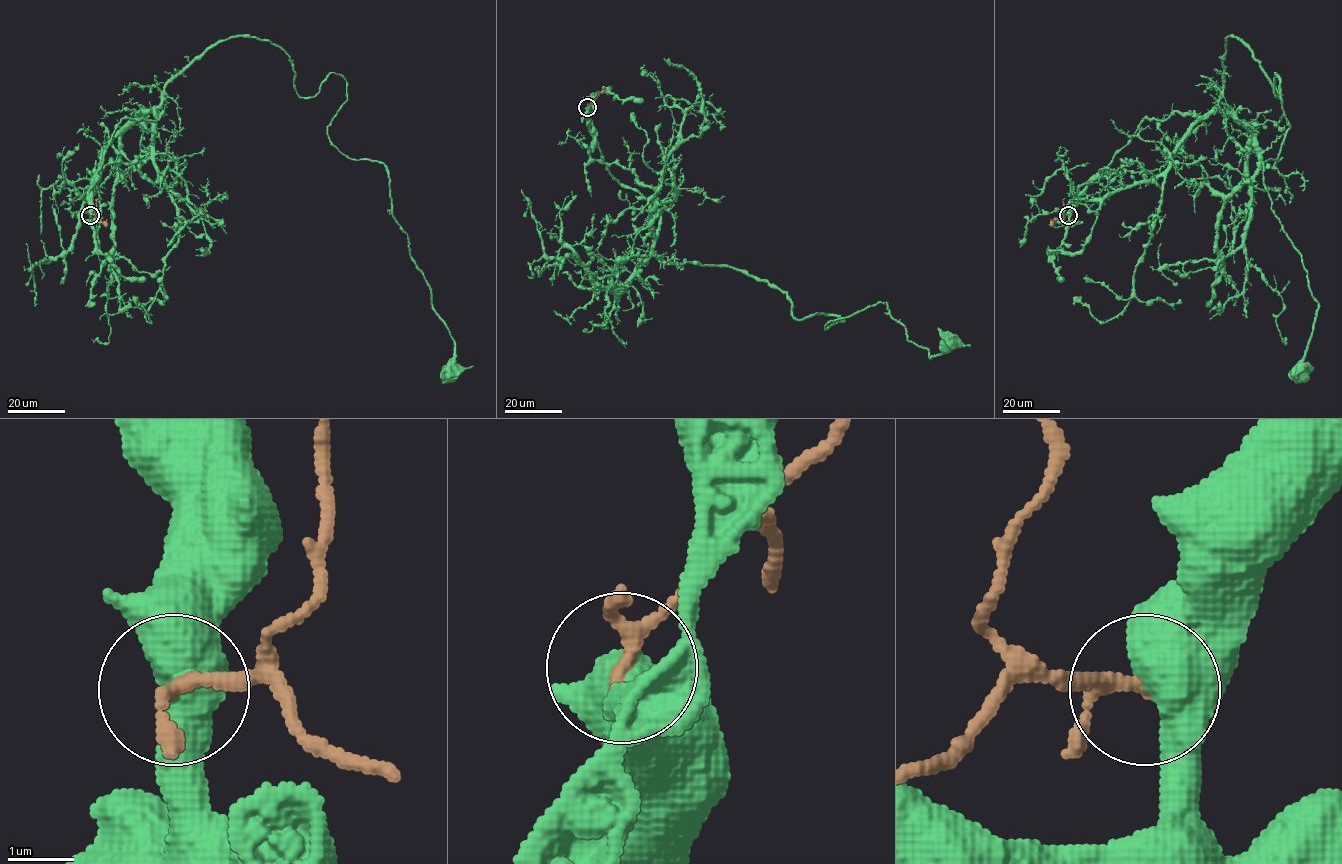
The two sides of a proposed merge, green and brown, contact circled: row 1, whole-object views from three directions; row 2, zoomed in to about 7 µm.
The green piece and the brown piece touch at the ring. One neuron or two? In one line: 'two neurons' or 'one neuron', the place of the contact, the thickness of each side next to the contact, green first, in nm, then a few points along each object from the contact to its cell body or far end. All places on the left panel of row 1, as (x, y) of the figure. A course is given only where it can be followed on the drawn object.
two neurons; at (90, 215); 550 nm thick on the green side, 190 nm on the other; green runs (90, 215), (118, 123), (269, 40), (300, 96), (346, 81), (327, 136), (385, 167), (449, 370); brown runs (90, 215), (107, 225)

